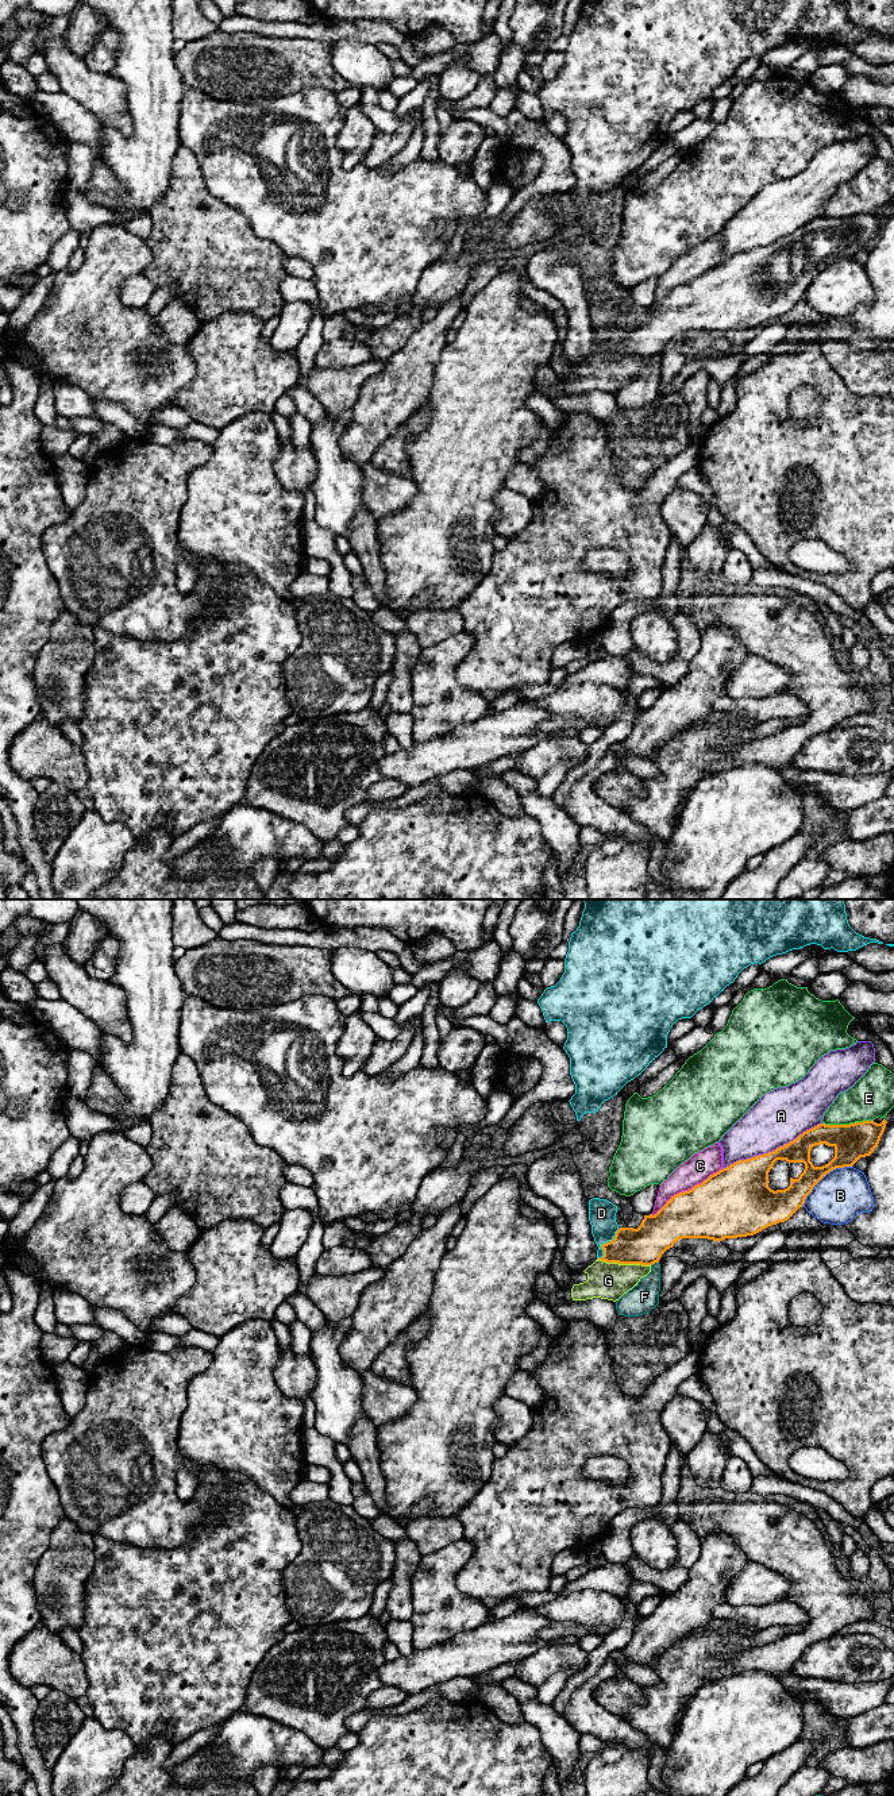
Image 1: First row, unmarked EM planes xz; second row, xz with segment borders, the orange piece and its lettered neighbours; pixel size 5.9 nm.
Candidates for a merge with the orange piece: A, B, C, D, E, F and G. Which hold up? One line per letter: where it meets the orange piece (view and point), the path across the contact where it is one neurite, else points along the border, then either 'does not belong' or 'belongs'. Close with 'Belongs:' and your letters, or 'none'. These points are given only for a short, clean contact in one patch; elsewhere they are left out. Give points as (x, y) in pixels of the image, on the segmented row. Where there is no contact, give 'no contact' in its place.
A: contact xz (773, 1151); does not belong
B: contact xz (823, 1176); does not belong
C: contact xz (685, 1191); does not belong
D: contact xz (604, 1244); border xz (620, 1228), (611, 1240), (601, 1245), (602, 1255), (597, 1259); does not belong
E: contact xz (847, 1125); does not belong
F: contact xz (654, 1263); border xz (658, 1261), (651, 1265); does not belong
G: contact xz (624, 1263); does not belong
Belongs: none

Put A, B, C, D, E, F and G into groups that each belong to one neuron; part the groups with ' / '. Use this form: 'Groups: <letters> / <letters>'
Groups: A / B / C / D / E / F / G

